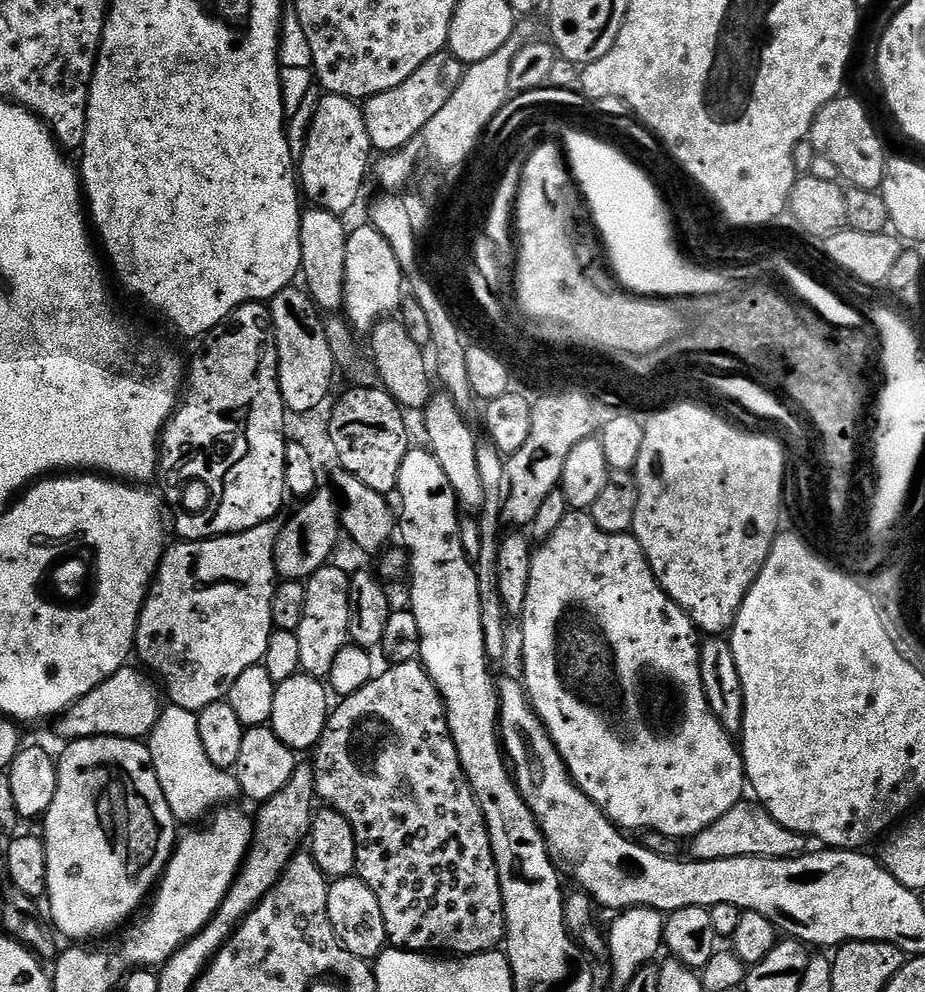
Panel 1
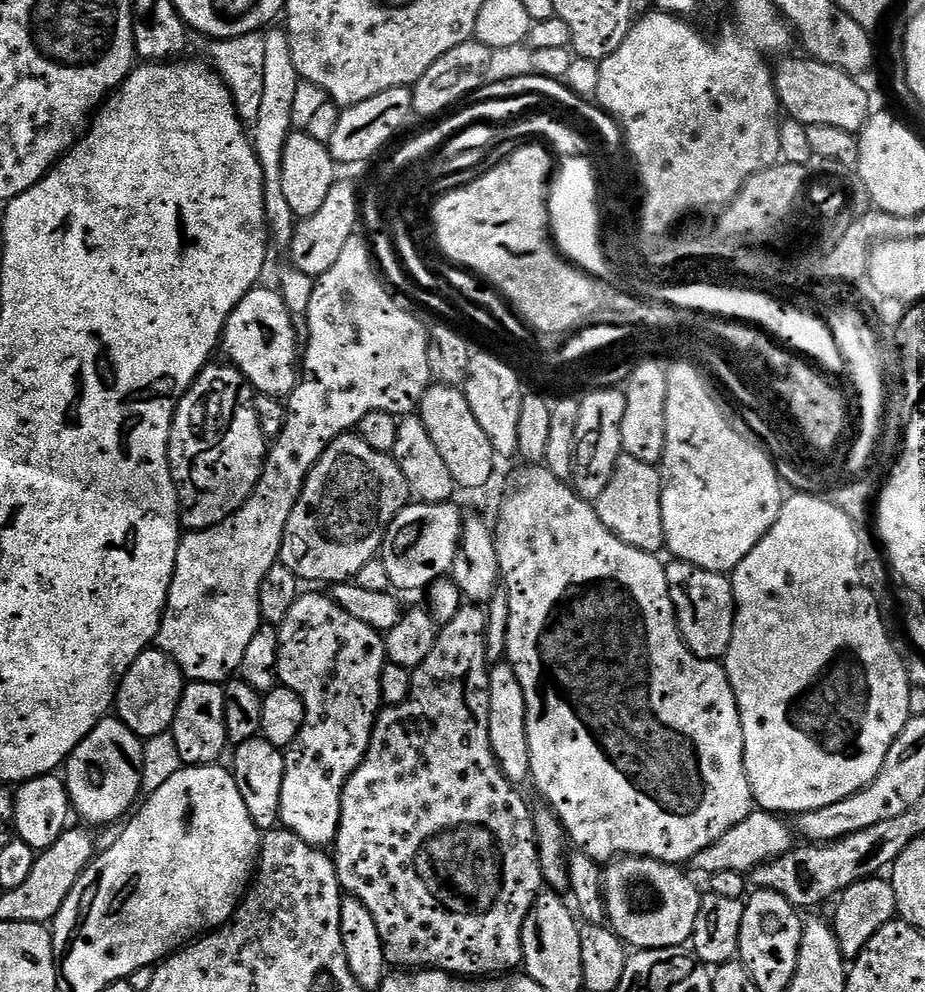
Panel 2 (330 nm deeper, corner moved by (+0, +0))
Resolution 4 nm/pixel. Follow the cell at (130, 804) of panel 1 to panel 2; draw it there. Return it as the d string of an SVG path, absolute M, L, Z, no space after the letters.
M119 718L97 722L88 737L68 755L62 768L62 779L68 785L73 813L77 817L80 815L85 825L112 824L120 819L123 821L142 796L140 767L143 757L141 737L135 736Z

